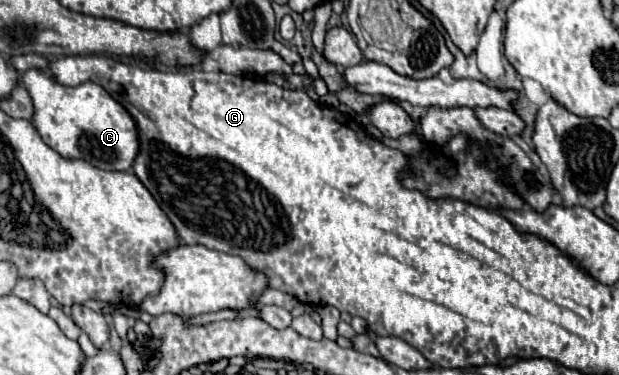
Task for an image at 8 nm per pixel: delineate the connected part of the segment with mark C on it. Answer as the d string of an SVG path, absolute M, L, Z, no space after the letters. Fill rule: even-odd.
M30 69L22 77L34 103L34 127L42 135L44 143L66 159L82 159L98 169L106 171L130 171L140 151L138 127L134 119L118 101L106 93L100 85L86 81L78 87L64 87L50 75Z

